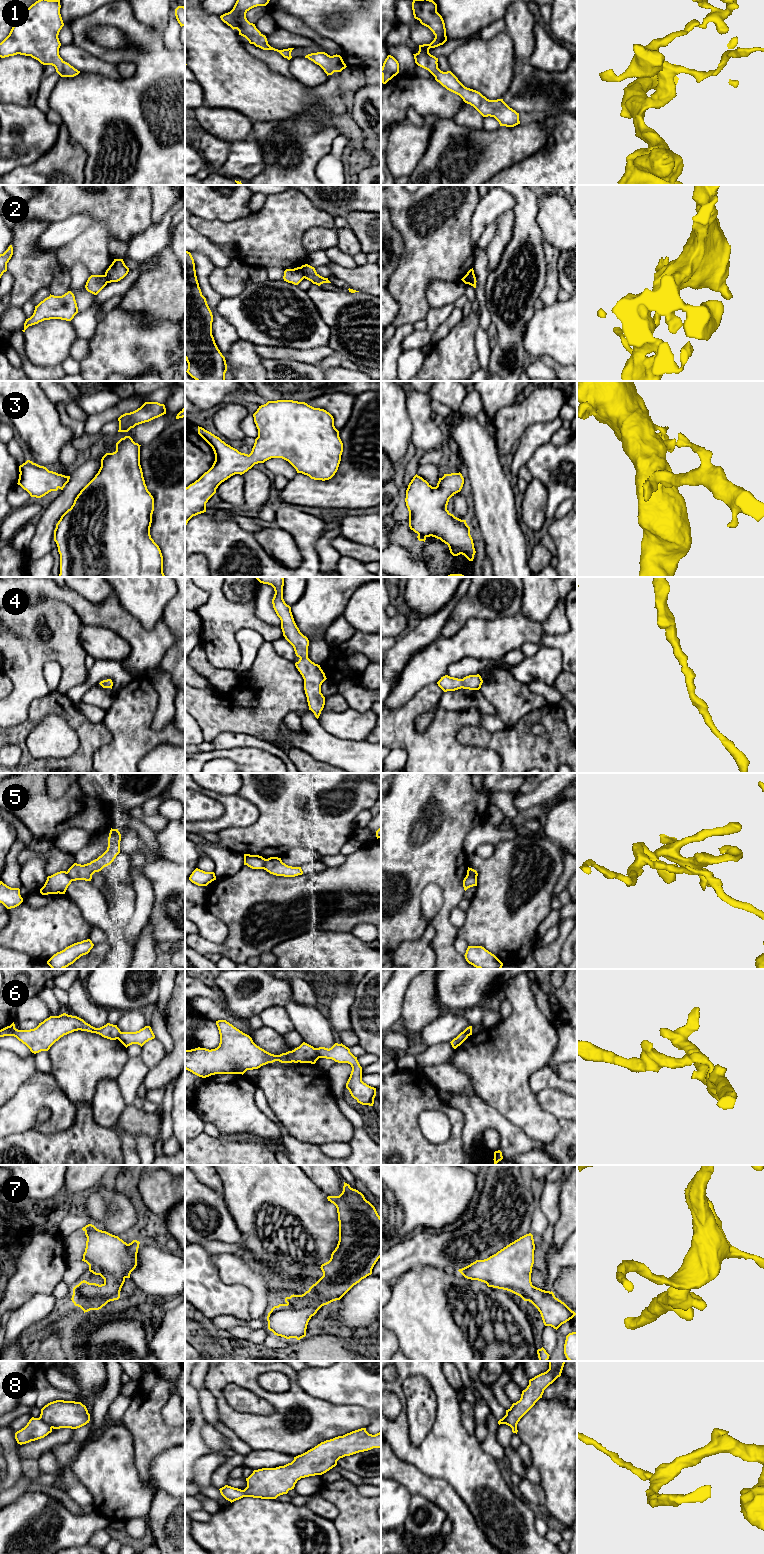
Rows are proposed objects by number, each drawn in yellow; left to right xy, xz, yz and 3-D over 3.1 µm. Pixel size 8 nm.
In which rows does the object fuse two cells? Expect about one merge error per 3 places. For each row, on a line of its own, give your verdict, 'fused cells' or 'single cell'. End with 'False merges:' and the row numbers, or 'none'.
1: single cell
2: fused cells
3: single cell
4: single cell
5: fused cells
6: fused cells
7: single cell
8: fused cells
False merges: 2, 5, 6, 8

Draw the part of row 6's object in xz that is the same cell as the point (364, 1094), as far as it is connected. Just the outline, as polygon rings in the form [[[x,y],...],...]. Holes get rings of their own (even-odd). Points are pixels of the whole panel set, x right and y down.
[[[335,1043],[331,1048],[316,1048],[319,1058],[332,1059],[338,1063],[348,1063],[352,1067],[346,1088],[351,1096],[362,1105],[373,1106],[376,1096],[376,1088],[371,1087],[362,1081],[362,1067],[348,1047]]]

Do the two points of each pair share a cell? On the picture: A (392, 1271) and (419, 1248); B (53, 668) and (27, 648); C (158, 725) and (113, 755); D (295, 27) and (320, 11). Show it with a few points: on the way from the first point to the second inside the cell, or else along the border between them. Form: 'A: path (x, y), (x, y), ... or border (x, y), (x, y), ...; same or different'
A: path (399, 1264), (412, 1252); same
B: border (57, 661), (44, 664), (46, 686); different
C: border (157, 705), (151, 724), (151, 728), (154, 731); different
D: border (283, 10), (289, 15), (298, 17), (322, 36); different

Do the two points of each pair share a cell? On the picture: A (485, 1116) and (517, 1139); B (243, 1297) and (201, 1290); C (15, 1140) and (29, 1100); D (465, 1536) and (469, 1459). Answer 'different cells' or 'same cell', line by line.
A: same cell
B: same cell
C: different cells
D: different cells

